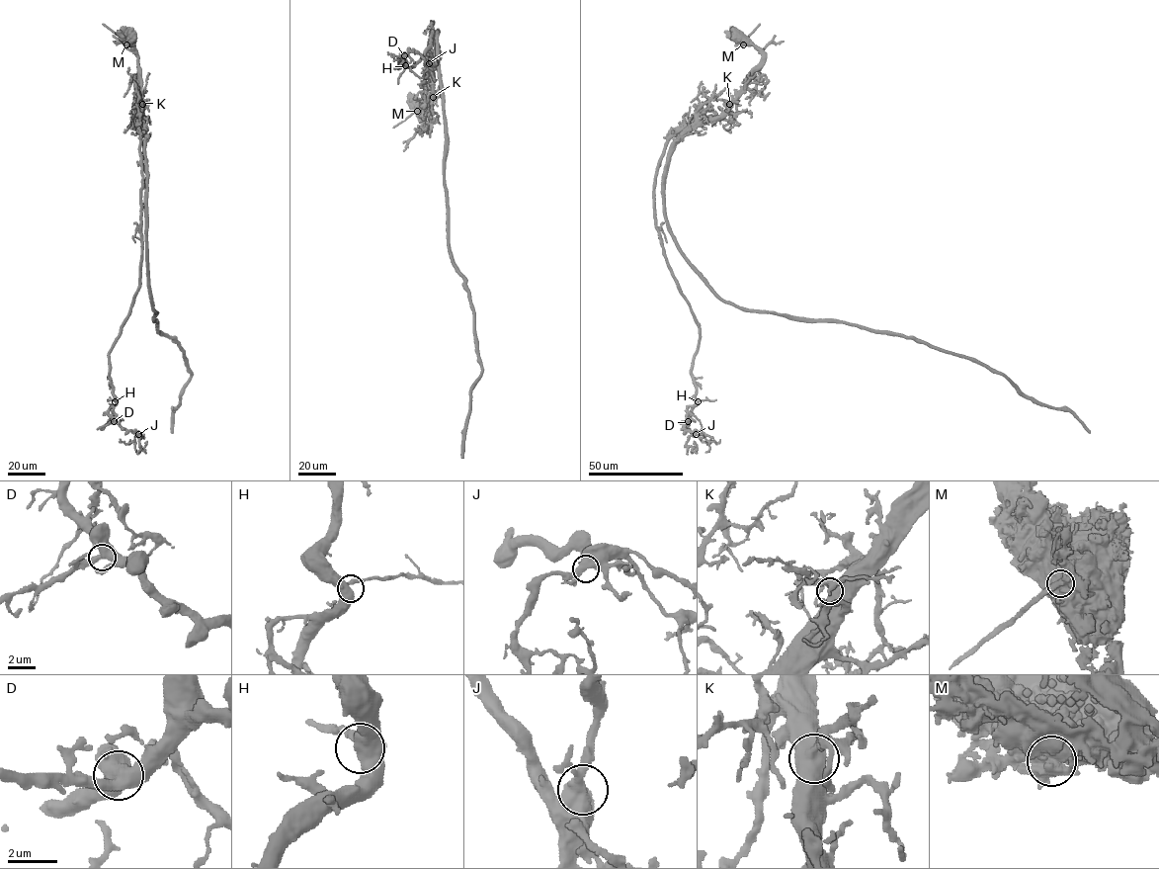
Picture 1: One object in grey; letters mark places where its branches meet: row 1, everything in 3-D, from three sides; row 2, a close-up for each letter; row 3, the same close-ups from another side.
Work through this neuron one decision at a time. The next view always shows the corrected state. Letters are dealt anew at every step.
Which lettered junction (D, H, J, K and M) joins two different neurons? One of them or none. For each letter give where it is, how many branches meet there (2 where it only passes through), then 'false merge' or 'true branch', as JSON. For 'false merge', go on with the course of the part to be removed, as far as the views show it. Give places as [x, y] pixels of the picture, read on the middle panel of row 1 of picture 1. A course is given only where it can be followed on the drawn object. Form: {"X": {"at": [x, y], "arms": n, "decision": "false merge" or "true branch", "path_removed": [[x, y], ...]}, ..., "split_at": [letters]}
{"D": {"at": [404, 55], "arms": 3, "decision": "true branch"}, "H": {"at": [405, 65], "arms": 3, "decision": "true branch"}, "J": {"at": [429, 63], "arms": 3, "decision": "true branch"}, "K": {"at": [433, 97], "arms": 3, "decision": "true branch"}, "M": {"at": [417, 111], "arms": 3, "decision": "false merge", "path_removed": [[416, 110], [392, 128]]}, "split_at": ["M"]}

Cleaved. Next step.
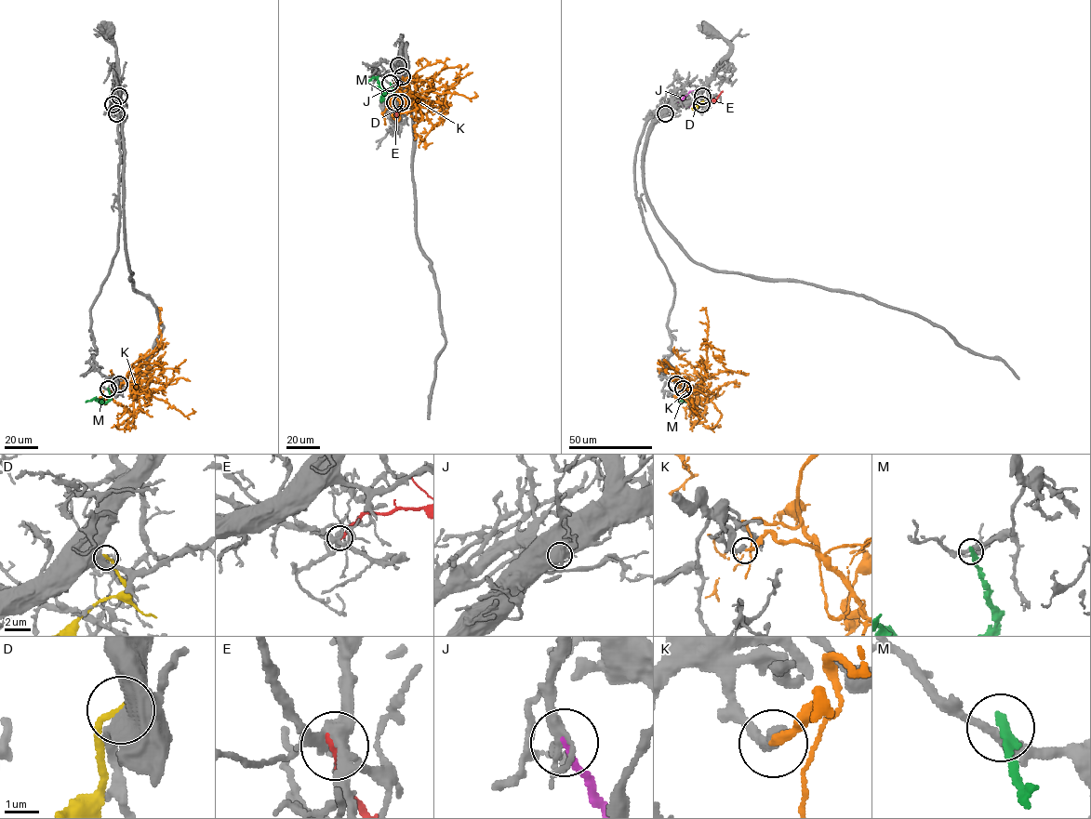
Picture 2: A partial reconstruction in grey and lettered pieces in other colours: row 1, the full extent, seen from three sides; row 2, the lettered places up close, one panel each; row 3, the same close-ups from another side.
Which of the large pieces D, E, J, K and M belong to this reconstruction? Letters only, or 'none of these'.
none of these

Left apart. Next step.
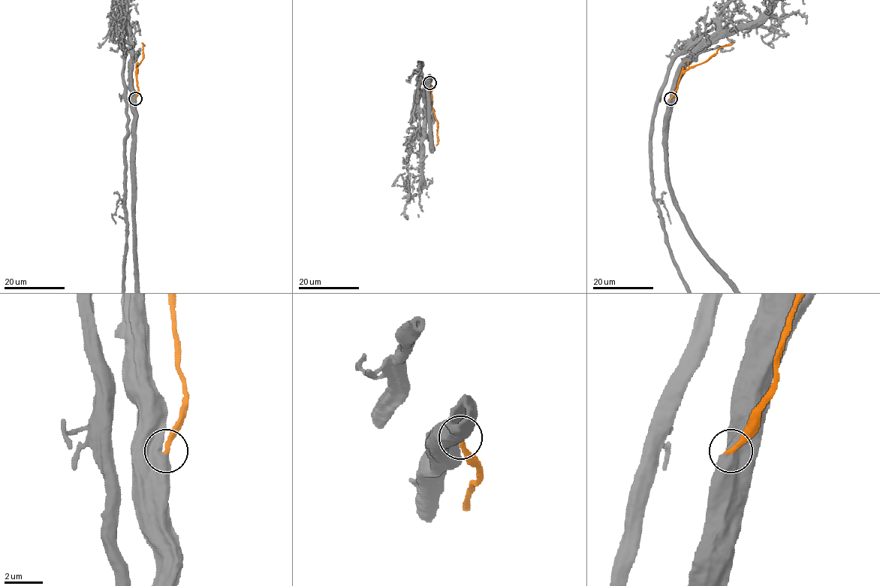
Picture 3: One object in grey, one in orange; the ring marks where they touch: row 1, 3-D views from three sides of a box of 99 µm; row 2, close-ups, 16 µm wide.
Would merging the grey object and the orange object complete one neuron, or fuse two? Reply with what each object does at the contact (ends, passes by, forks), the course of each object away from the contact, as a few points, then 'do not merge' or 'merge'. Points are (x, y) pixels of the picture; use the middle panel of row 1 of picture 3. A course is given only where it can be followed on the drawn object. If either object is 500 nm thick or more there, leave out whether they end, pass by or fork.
orange runs (429, 83), (432, 86), (431, 106), (437, 122), (438, 143), (435, 145); merge

